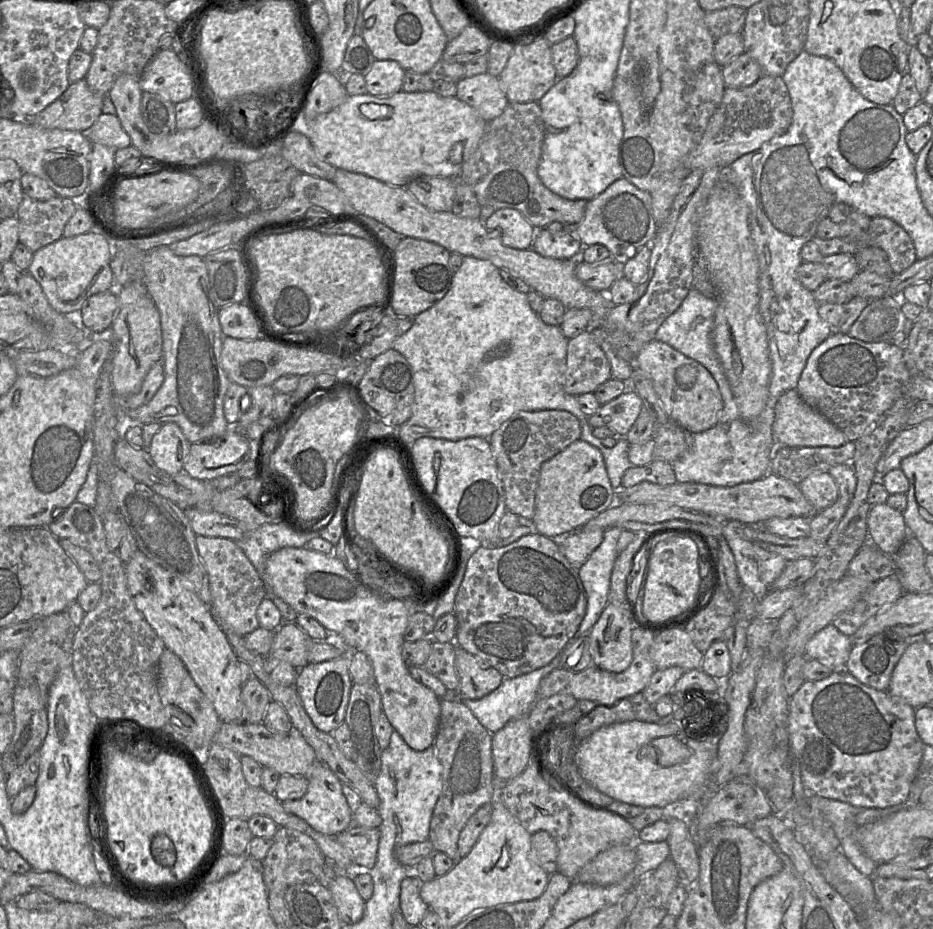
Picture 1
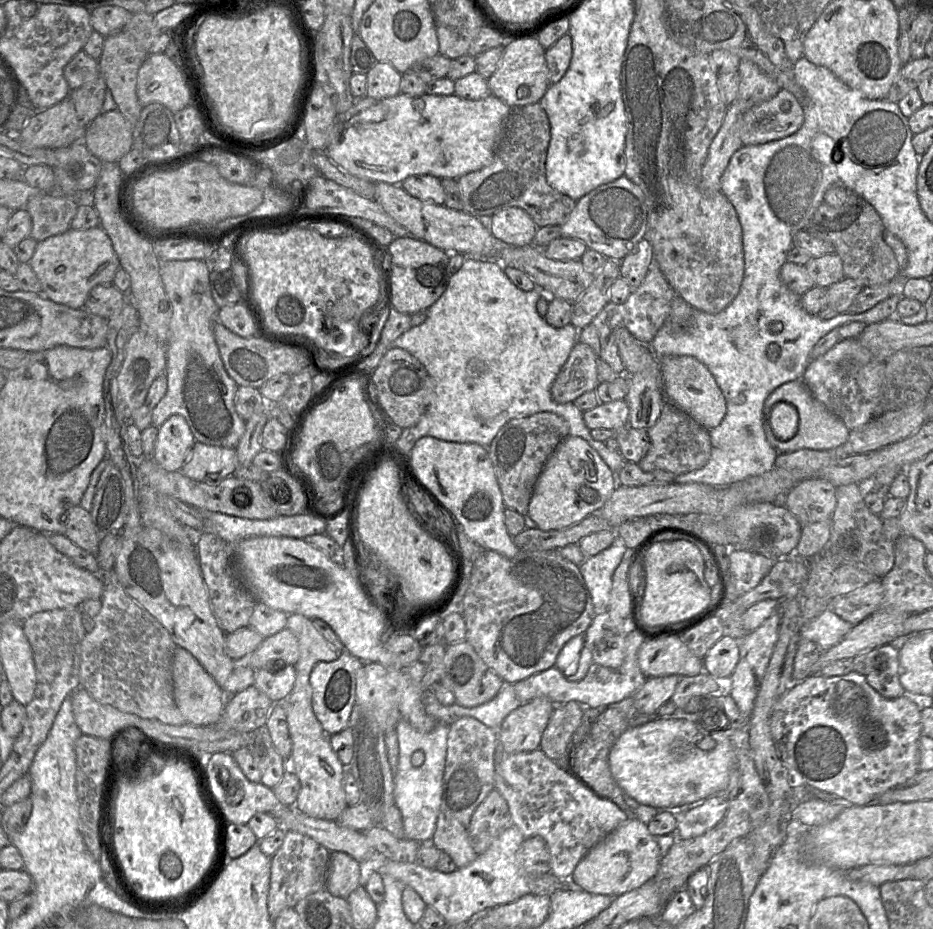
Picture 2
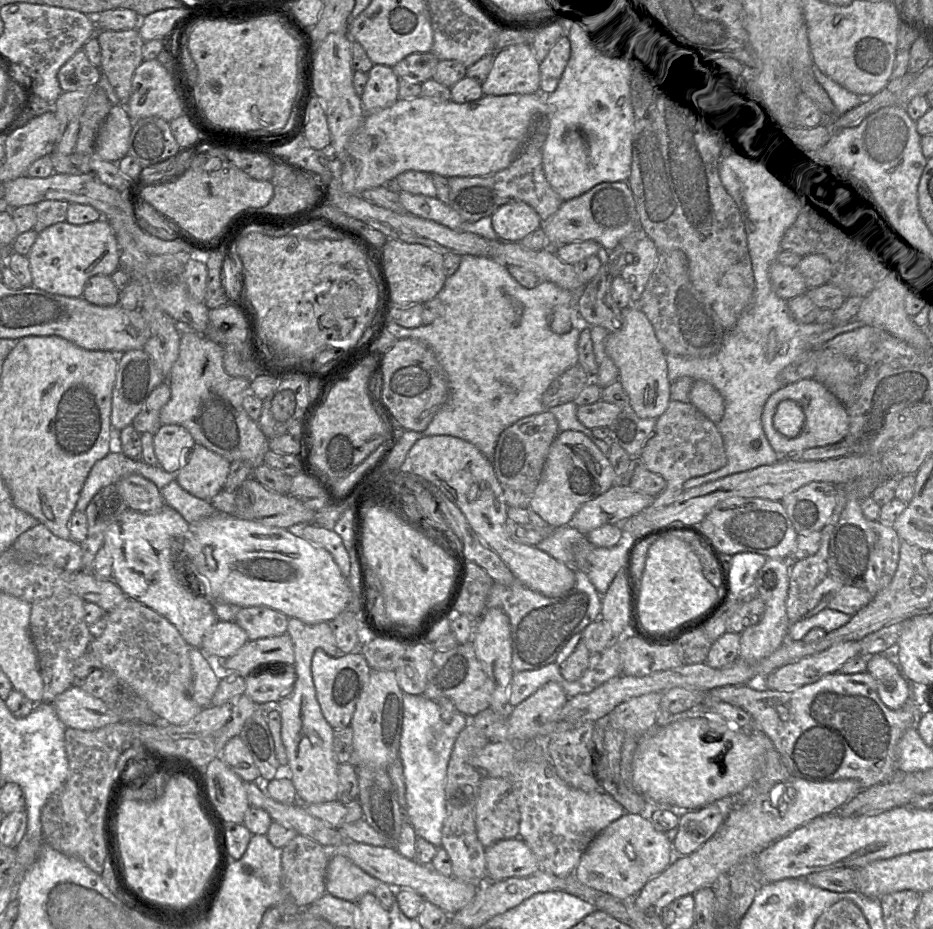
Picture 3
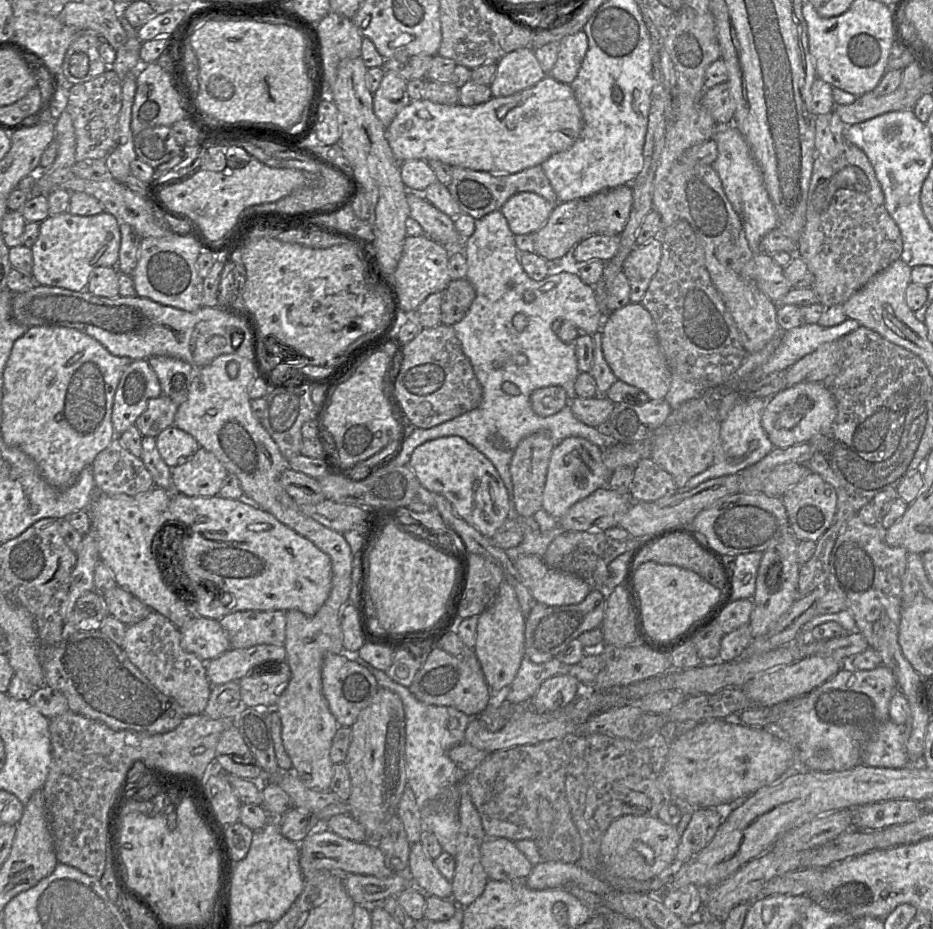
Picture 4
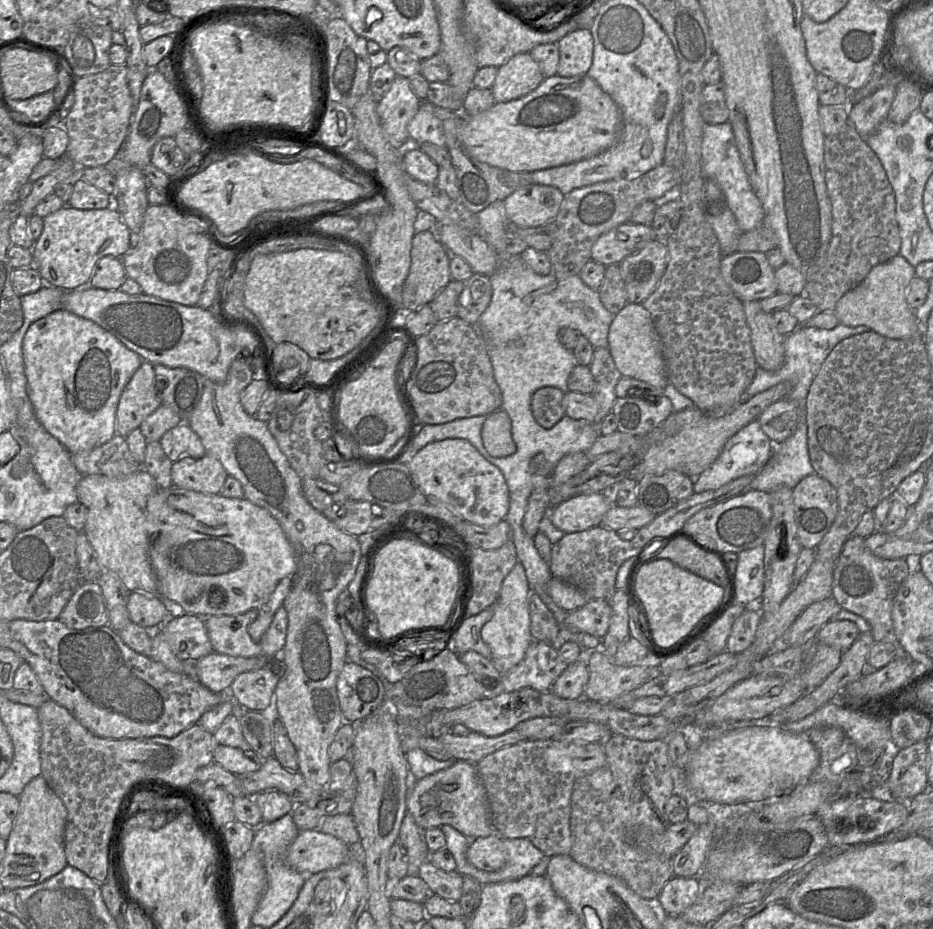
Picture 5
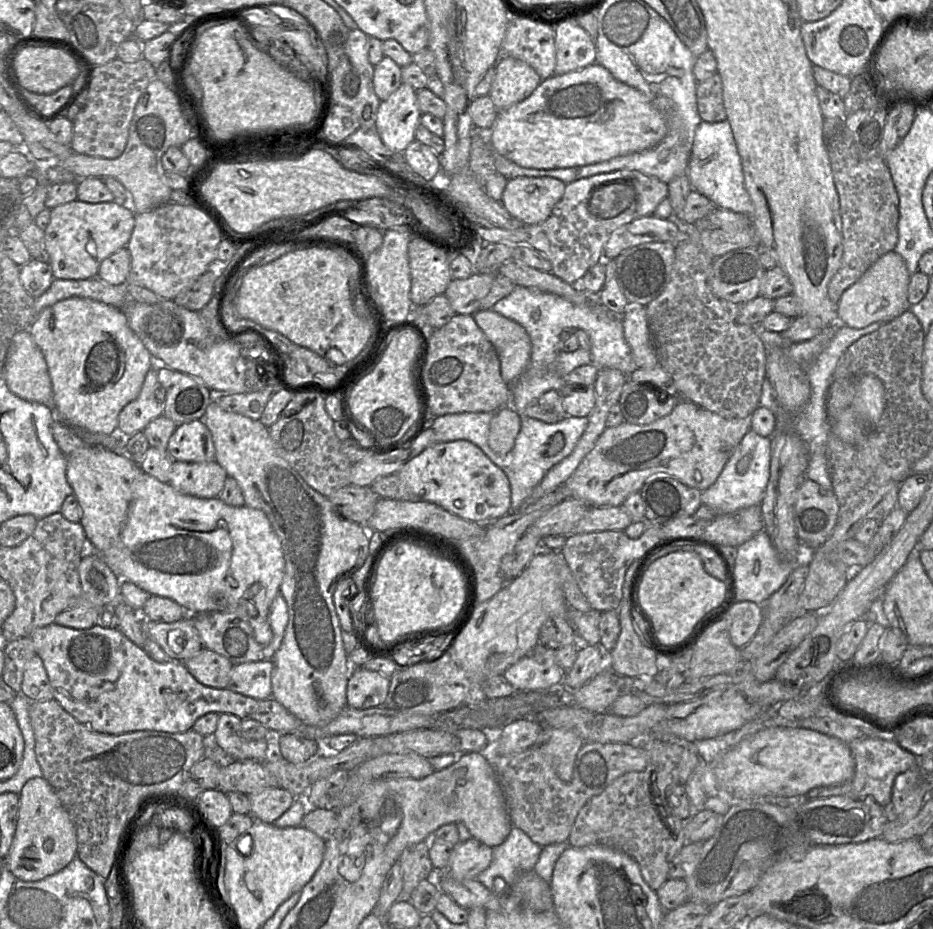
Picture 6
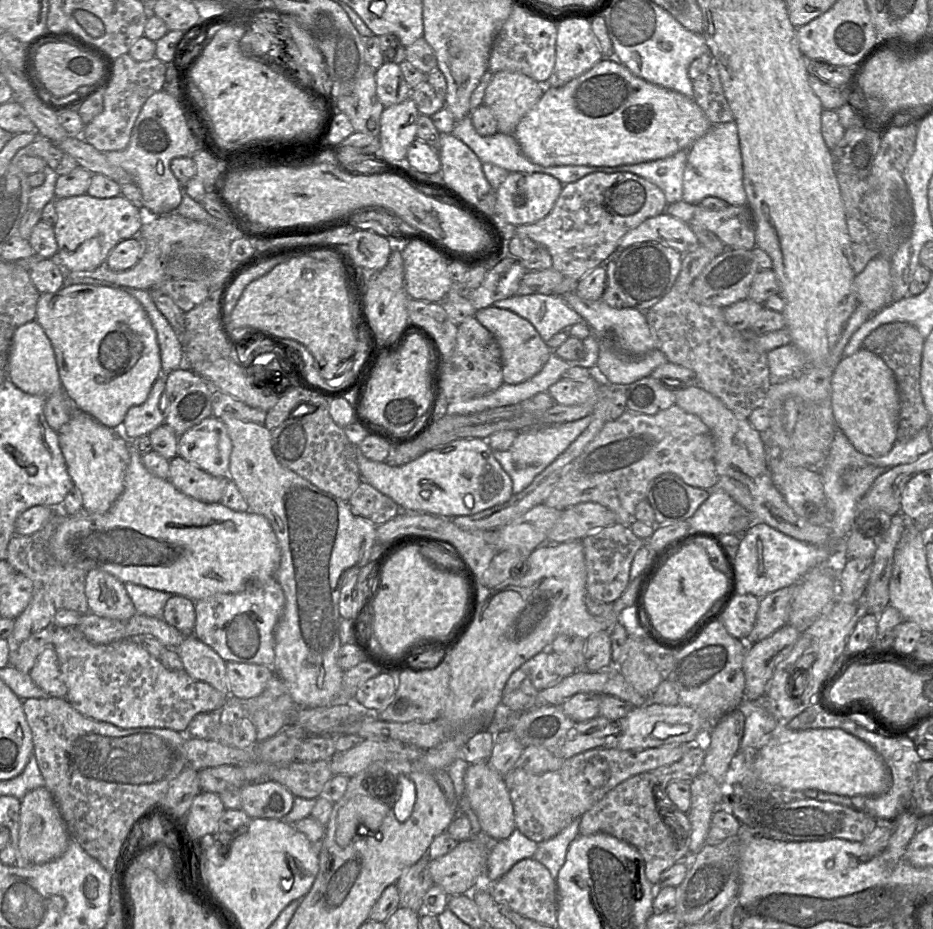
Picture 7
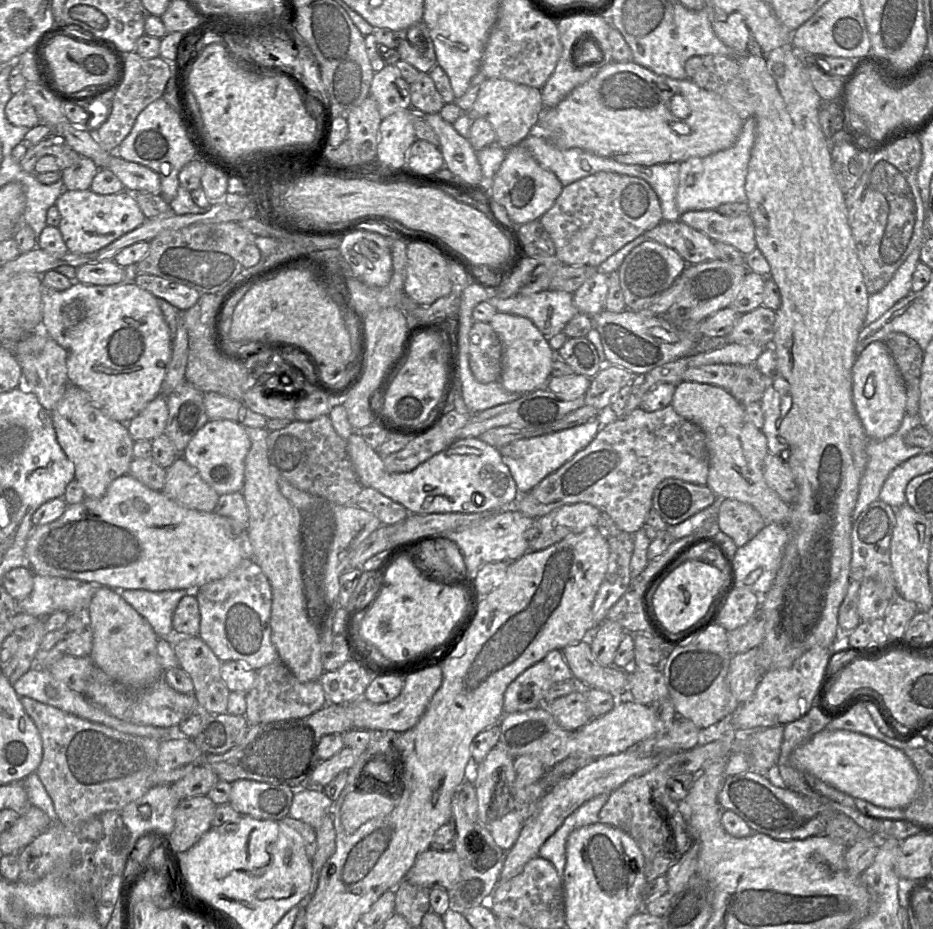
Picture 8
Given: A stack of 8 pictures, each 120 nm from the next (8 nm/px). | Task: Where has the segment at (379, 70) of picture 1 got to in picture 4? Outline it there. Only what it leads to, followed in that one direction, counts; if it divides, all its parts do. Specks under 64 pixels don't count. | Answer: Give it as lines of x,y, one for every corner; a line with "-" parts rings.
384,70
381,83
373,94
373,111
385,129
410,102
407,81
392,70

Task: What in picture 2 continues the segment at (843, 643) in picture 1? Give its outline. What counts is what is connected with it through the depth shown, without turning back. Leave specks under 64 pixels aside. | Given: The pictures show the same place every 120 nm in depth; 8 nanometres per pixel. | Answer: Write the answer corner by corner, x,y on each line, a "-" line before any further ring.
827,608
802,628
801,638
815,642
822,652
839,643
853,627
831,608

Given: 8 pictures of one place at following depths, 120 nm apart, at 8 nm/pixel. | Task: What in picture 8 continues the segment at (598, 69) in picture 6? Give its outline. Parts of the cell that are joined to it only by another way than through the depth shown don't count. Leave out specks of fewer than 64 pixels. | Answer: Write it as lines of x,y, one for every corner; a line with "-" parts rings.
611,62
581,86
575,88
566,98
553,108
544,108
530,134
540,134
550,144
559,149
580,148
592,154
613,159
623,164
650,166
661,163
683,162
691,157
706,157
732,147
743,127
743,120
734,108
719,95
698,87
691,79
675,80
658,75
635,62

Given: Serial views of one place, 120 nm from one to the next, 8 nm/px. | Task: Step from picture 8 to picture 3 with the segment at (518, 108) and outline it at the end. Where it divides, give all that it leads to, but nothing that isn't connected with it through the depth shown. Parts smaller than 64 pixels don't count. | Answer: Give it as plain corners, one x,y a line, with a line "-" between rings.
510,45
493,55
493,66
481,84
484,95
525,95
541,92
541,63
531,45

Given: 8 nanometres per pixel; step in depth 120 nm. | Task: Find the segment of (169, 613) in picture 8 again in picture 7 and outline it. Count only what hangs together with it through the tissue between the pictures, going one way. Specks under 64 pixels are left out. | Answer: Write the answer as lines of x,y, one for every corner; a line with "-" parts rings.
124,583
124,588
131,599
136,612
162,618
162,613
171,593
147,588
133,583

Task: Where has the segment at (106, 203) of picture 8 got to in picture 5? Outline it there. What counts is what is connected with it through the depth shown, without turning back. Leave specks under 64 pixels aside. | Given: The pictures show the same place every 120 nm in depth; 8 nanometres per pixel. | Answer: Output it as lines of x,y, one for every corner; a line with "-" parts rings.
65,205
43,218
43,230
32,248
35,266
44,284
63,288
66,291
90,281
98,261
104,256
121,258
129,249
130,231
114,207
81,210

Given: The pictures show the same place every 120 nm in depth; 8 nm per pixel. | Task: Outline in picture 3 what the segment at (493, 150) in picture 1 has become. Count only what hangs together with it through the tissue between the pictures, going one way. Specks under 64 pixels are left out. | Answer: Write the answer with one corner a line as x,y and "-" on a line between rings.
545,115
535,119
517,157
507,168
493,175
449,178
450,205
464,221
476,222
483,217
491,216
500,206
515,201
525,202
533,207
543,222
560,208
564,200
549,184
543,169
543,147
548,128
549,123

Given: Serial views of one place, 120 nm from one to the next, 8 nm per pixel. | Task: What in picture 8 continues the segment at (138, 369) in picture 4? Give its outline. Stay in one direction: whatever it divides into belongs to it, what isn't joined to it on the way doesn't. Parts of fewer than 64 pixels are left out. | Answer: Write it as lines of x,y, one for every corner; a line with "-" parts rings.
159,393
136,417
126,424
133,441
152,441
164,434
167,416
166,397

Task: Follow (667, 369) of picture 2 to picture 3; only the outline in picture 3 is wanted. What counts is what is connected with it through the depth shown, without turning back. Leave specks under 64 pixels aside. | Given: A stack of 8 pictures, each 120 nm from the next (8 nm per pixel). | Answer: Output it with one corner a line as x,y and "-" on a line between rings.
695,380
690,390
689,402
715,424
723,418
724,399
708,382

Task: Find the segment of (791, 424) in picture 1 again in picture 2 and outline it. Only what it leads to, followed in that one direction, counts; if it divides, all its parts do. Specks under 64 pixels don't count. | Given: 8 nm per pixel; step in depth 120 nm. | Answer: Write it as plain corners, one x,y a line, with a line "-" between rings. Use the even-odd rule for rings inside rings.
802,379
785,383
776,388
766,399
763,413
763,427
766,438
778,453
794,452
801,449
833,450
843,445
849,437
850,430
846,427
844,422
835,414
830,412
813,396
-
779,402
785,402
795,406
799,414
798,431
796,435
788,441
778,439
774,435
770,423
772,409

